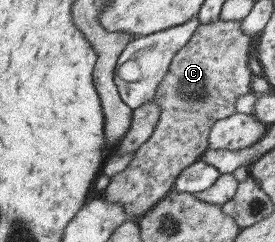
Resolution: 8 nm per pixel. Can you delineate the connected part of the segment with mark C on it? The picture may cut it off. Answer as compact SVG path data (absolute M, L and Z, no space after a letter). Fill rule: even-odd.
M216 20L210 22L209 24L200 24L194 35L188 41L186 46L182 47L181 51L178 51L178 54L174 56L174 59L171 61L168 73L166 77L157 85L157 90L155 93L155 102L159 105L160 115L158 121L155 123L155 128L153 134L150 136L150 139L146 140L146 143L143 143L134 153L133 158L130 160L130 163L127 165L126 169L123 169L121 172L118 172L116 175L113 175L110 178L107 188L102 191L106 201L111 201L112 203L119 203L123 207L123 210L129 215L130 221L137 220L139 217L142 217L146 214L158 201L165 197L170 191L174 190L174 183L176 178L180 175L180 172L186 167L190 167L193 163L196 163L203 153L209 147L209 133L211 127L214 125L215 121L219 119L224 119L230 117L232 114L236 113L235 103L239 97L246 95L251 91L251 85L253 82L254 75L250 67L248 66L248 50L252 45L252 36L246 35L241 30L241 21L220 21Z

